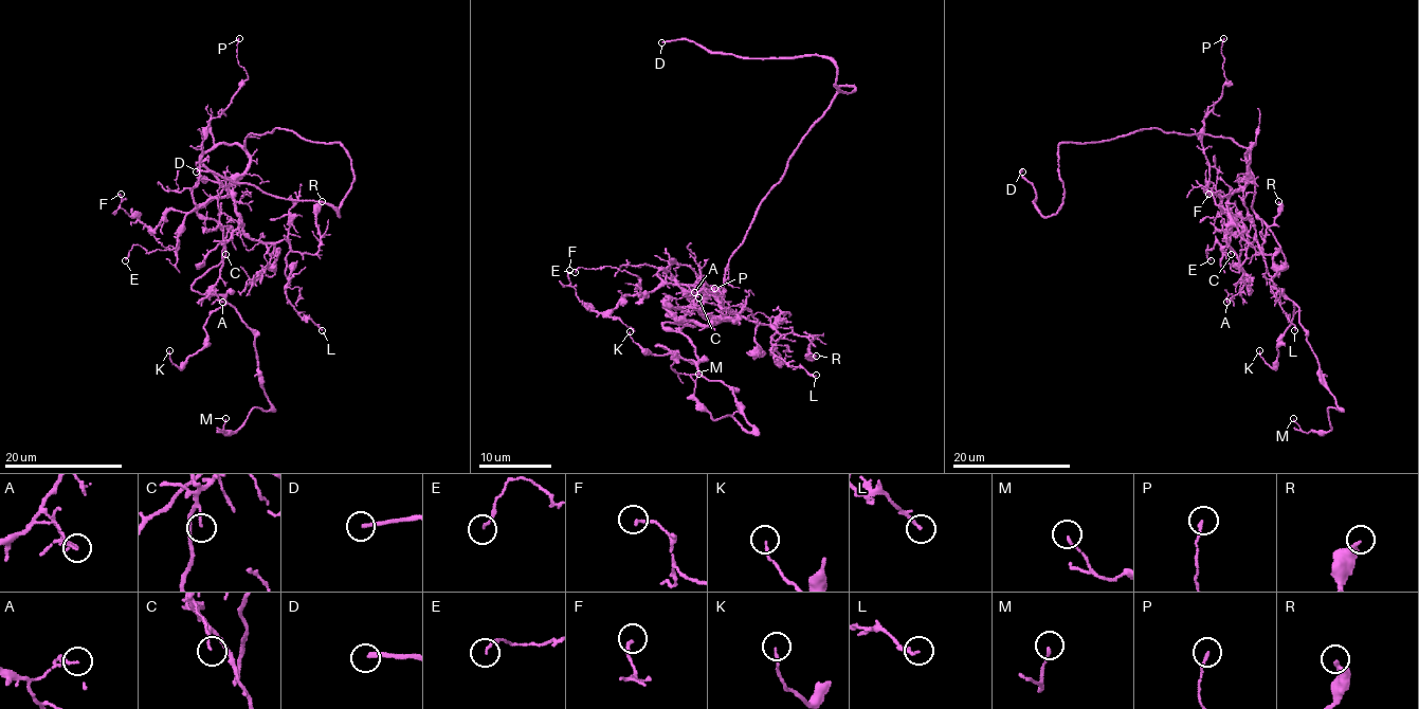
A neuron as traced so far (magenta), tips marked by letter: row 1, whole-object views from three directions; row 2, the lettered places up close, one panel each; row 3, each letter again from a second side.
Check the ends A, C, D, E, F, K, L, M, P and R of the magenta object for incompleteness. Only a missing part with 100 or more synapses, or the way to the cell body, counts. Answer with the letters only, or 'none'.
D

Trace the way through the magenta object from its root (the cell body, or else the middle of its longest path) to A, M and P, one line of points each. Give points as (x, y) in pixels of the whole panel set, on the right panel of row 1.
A: (1252, 143), (1249, 180), (1229, 201), (1225, 232), (1244, 286), (1226, 302)
M: (1252, 143), (1252, 208), (1285, 257), (1270, 290), (1299, 309), (1341, 410), (1327, 410), (1327, 432), (1293, 418)
P: (1252, 143), (1249, 180), (1218, 204), (1208, 186), (1201, 128), (1226, 82), (1221, 52), (1223, 38)

